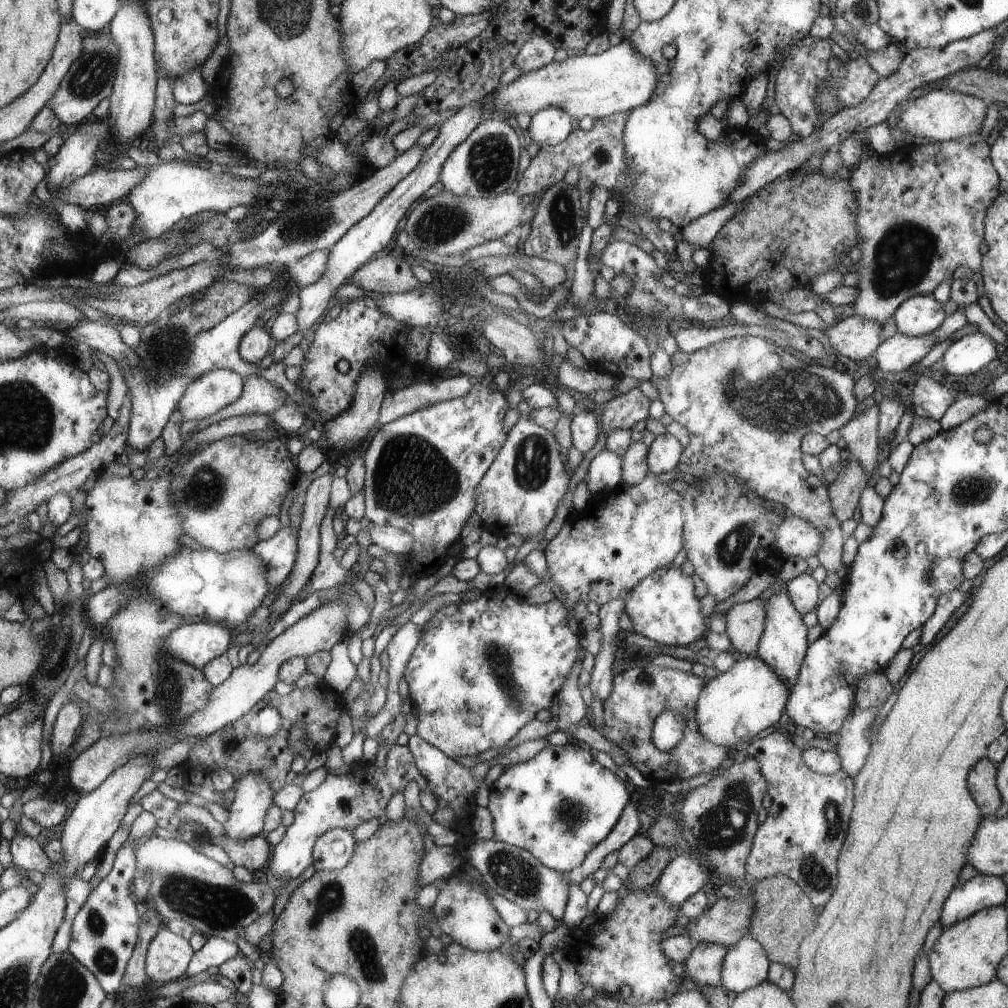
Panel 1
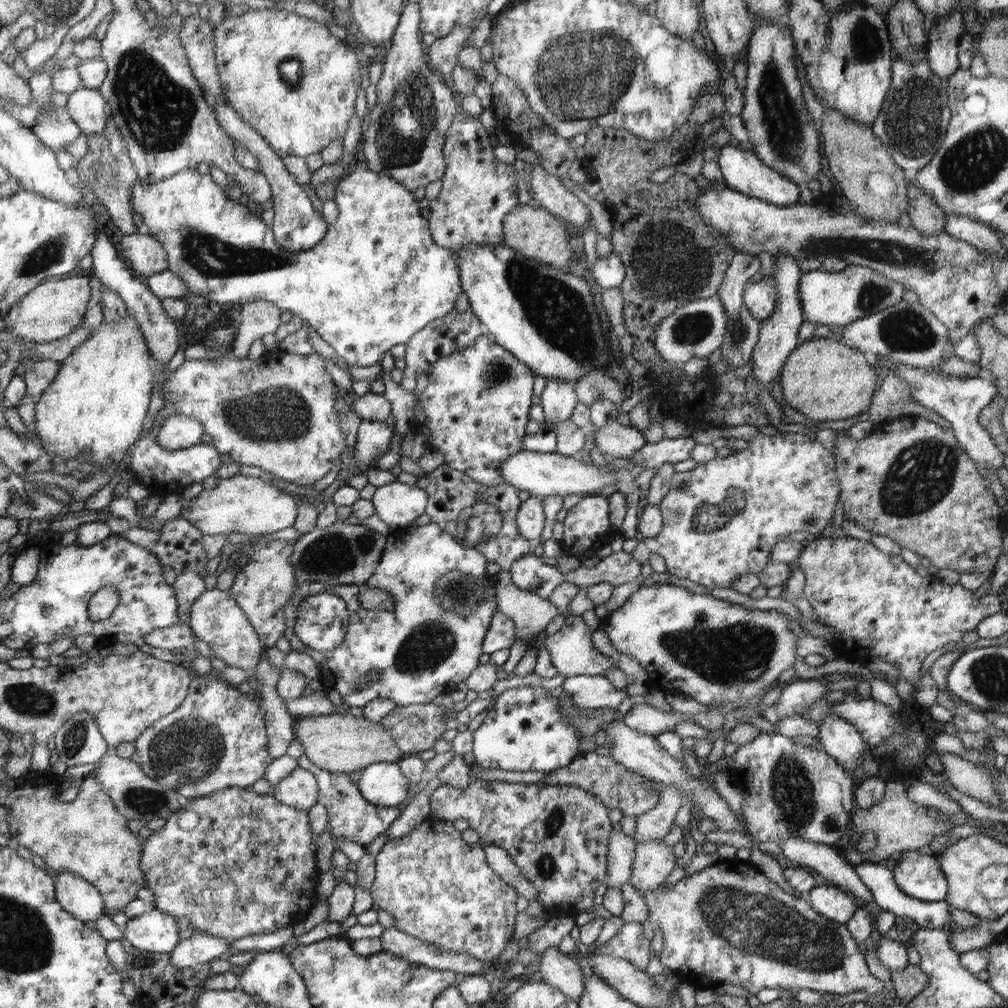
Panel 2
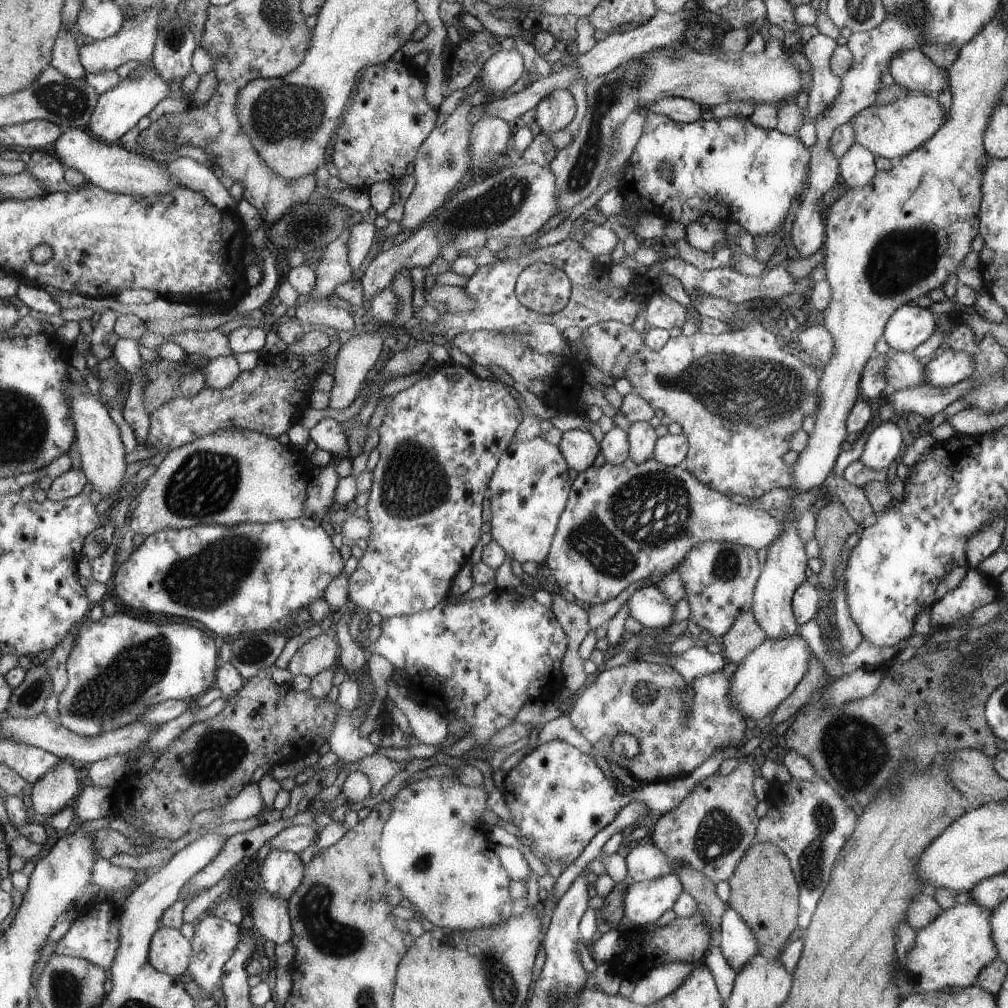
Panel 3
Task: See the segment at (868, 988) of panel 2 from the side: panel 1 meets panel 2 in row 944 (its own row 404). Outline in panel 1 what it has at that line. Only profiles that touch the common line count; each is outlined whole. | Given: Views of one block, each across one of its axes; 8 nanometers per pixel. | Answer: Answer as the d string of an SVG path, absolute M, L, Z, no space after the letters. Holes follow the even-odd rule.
M751 335L722 340L692 354L678 350L672 355L671 362L672 369L666 378L649 380L657 389L665 414L684 426L690 434L690 442L677 470L696 478L706 478L720 472L732 474L756 496L783 504L787 513L810 521L824 536L817 555L821 566L828 572L838 574L843 582L849 566L842 564L842 546L846 539L842 522L834 516L828 485L804 468L801 444L806 435L817 433L828 436L842 429L856 416L858 400L852 376L825 366L816 366L814 362L804 364L798 356L792 356L790 350L768 342L766 338ZM639 389L630 390L598 406L604 436L608 437L612 430L631 430L633 425L649 416L650 406L650 398L644 396Z

